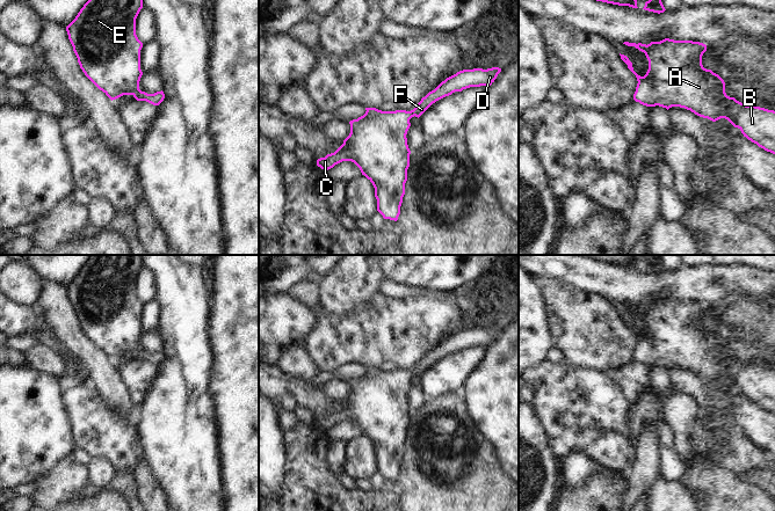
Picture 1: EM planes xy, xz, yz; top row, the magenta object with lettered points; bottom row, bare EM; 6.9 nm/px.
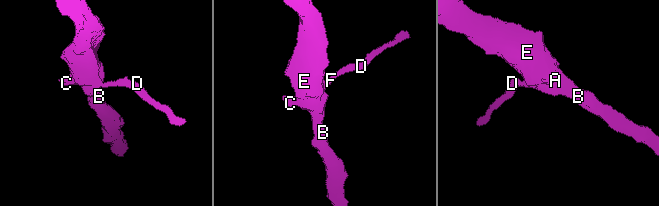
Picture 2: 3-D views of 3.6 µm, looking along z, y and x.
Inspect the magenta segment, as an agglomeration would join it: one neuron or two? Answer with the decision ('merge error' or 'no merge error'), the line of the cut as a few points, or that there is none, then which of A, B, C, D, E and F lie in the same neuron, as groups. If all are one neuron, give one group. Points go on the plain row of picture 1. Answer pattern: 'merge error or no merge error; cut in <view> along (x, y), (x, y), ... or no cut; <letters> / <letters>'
no merge error; no cut; A B C D E F

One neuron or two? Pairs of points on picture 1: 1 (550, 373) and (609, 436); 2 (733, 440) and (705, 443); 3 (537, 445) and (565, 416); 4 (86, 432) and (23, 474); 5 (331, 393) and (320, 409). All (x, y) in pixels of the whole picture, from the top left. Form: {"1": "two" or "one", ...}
{"1": "one", "2": "two", "3": "two", "4": "two", "5": "two"}

